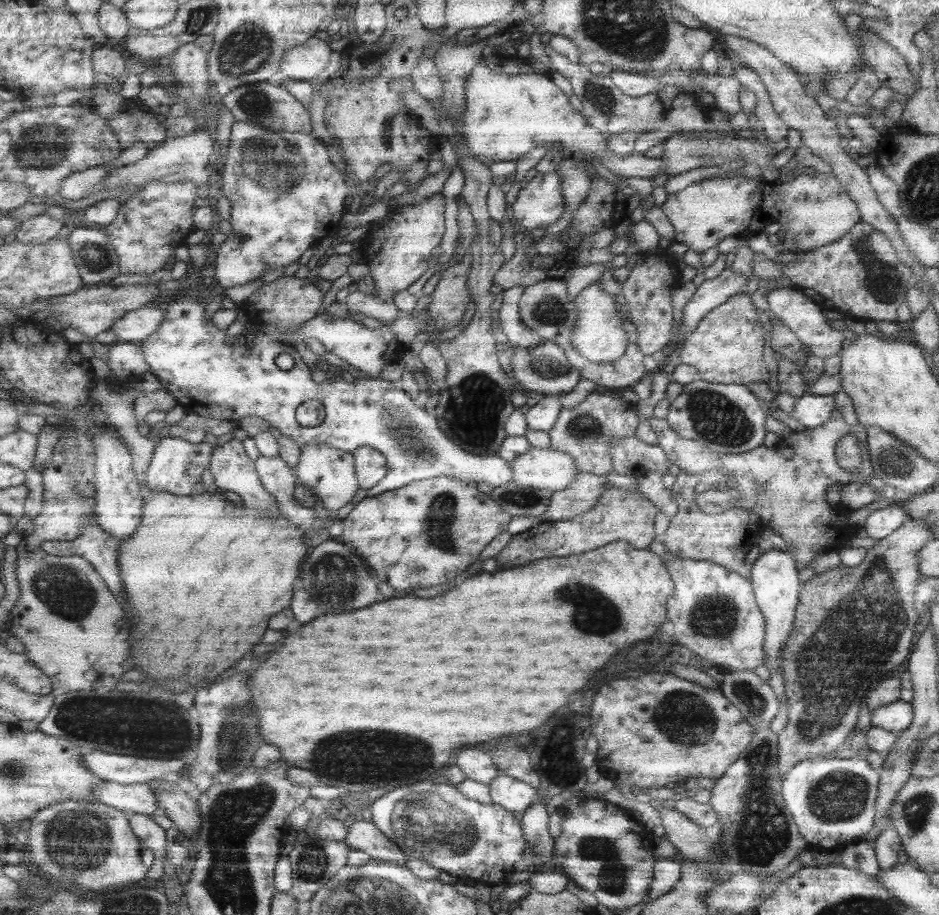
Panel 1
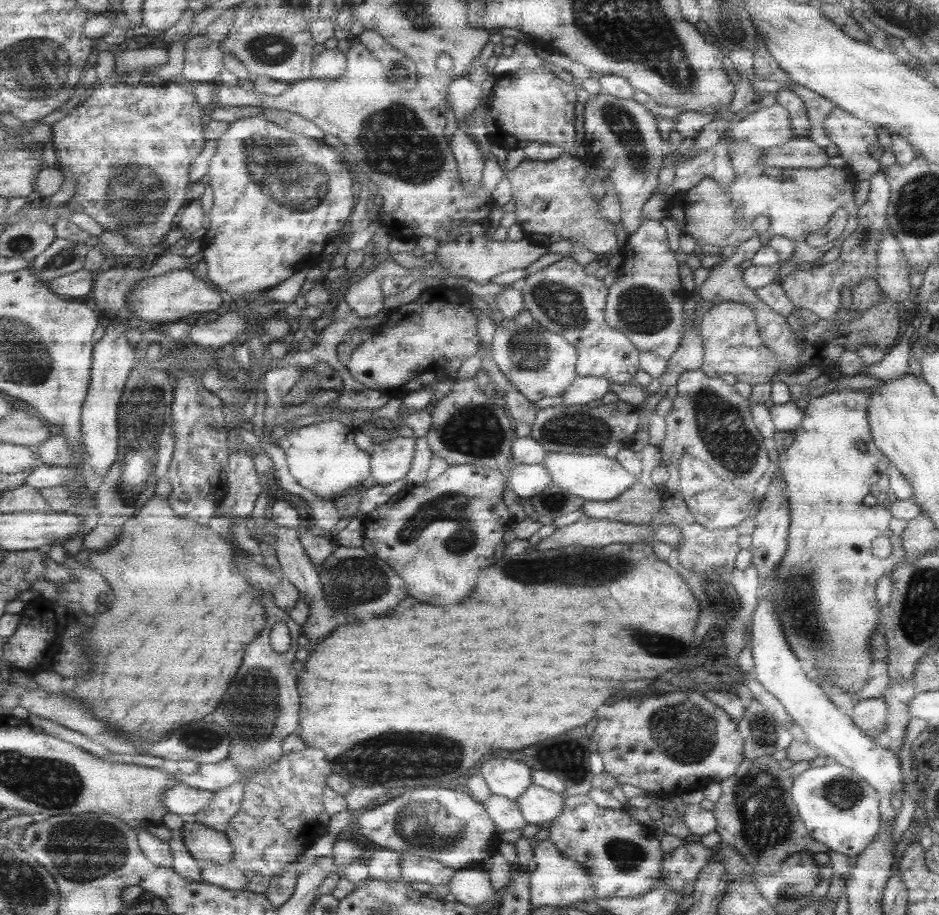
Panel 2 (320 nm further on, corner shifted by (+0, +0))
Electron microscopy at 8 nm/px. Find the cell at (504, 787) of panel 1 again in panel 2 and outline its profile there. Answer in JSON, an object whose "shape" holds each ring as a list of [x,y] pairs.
{"shape":[[[531,784],[515,802],[525,822],[538,825],[550,823],[561,814],[564,797],[562,793],[554,793]]]}

